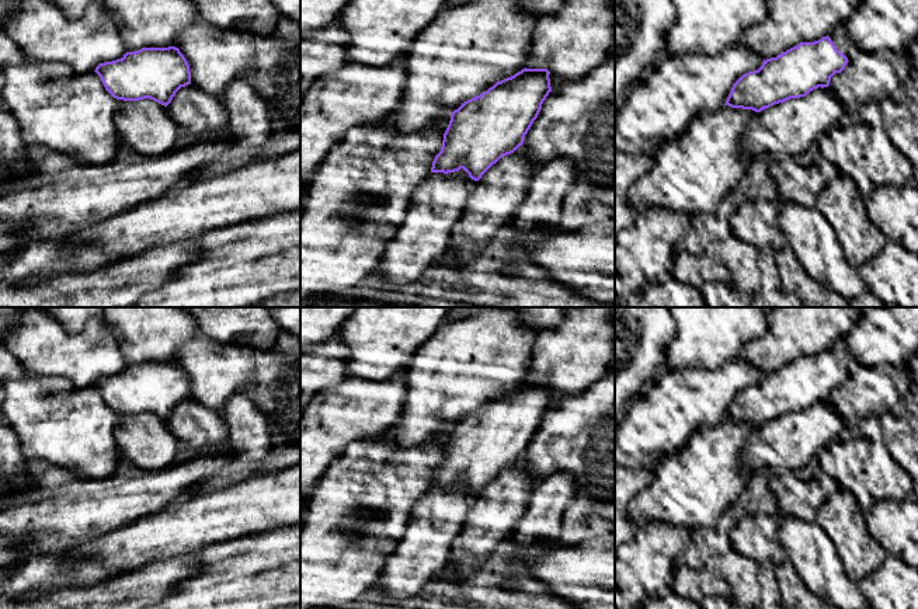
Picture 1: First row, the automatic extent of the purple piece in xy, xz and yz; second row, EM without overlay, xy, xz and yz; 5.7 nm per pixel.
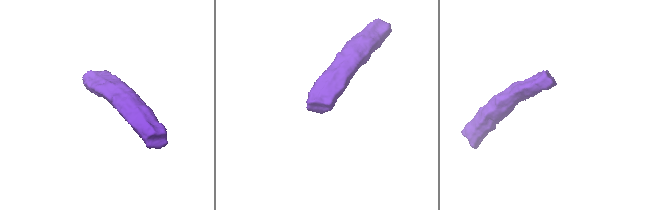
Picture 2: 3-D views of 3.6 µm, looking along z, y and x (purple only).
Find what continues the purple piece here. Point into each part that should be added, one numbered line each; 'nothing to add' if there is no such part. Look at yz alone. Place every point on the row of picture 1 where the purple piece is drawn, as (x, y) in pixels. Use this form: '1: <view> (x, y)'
1: yz (840, 41)

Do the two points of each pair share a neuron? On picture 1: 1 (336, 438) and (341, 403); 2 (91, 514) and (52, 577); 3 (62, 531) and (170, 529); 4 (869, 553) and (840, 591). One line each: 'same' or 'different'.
1: same
2: different
3: different
4: different

